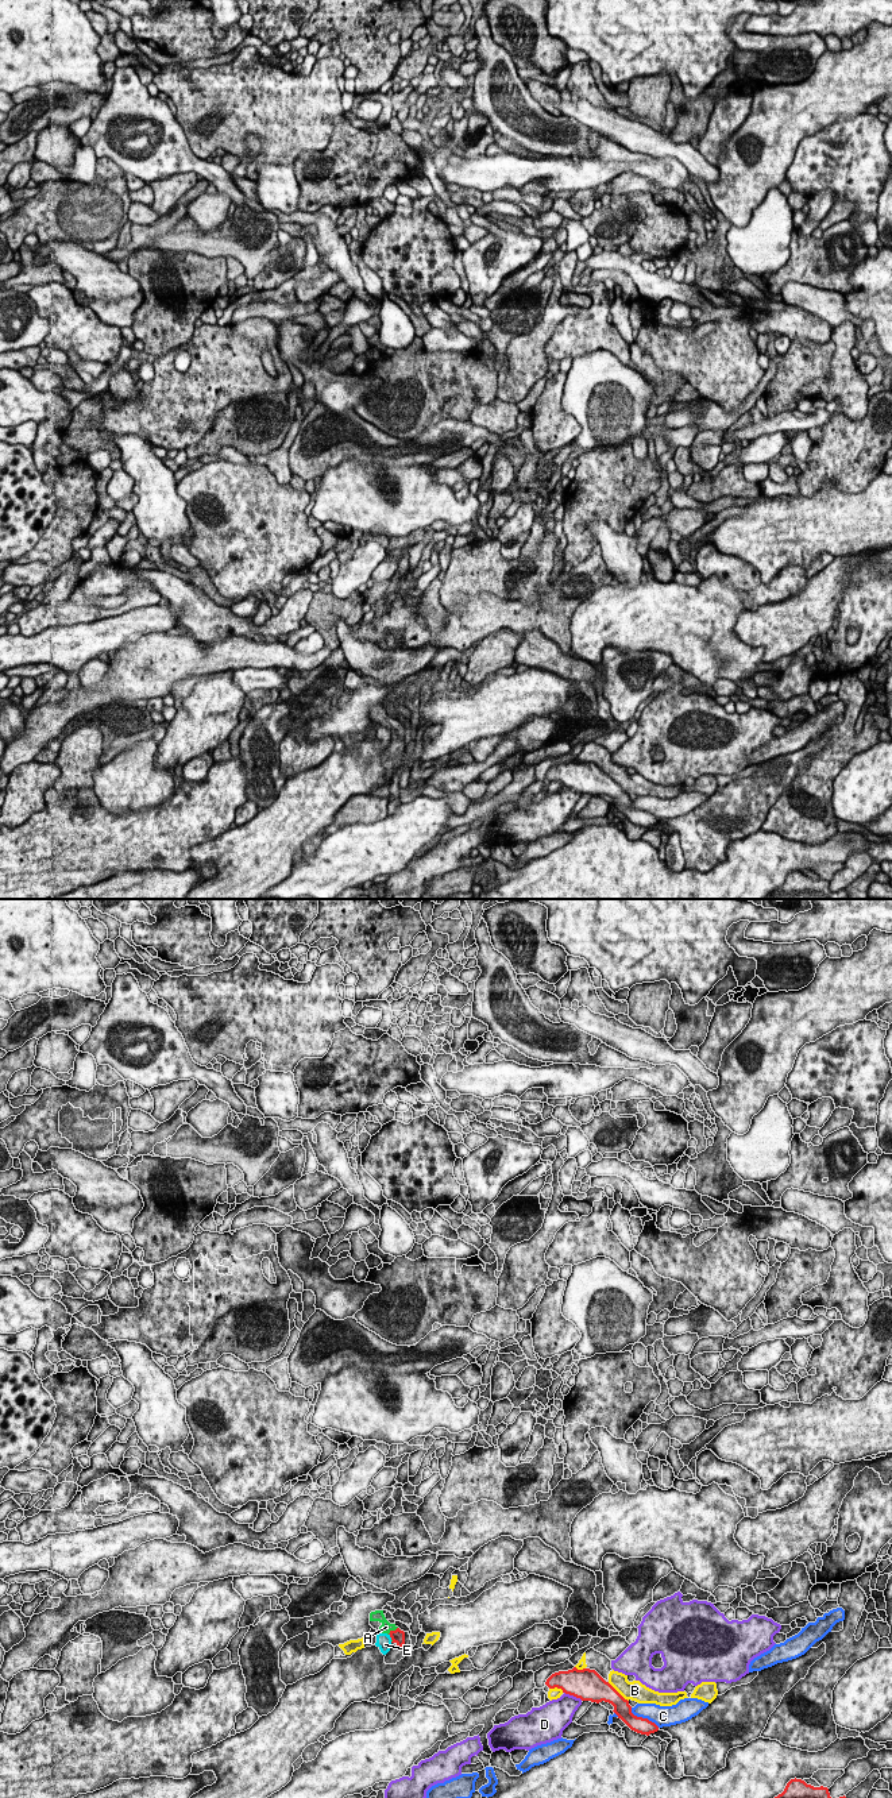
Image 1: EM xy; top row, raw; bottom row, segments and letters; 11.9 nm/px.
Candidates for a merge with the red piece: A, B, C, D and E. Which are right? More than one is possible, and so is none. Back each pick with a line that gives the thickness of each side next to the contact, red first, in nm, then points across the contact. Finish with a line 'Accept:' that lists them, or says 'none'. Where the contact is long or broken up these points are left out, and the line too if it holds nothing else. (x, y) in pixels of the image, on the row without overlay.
A: Thickness 160 nm (red) against 140 nm. Path across: xy (397, 729), (392, 724), (386, 720)
Accept: A

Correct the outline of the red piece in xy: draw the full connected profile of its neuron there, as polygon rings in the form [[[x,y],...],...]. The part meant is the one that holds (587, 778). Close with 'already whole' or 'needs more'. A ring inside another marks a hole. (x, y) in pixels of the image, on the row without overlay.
[[[574,760],[568,764],[552,767],[545,778],[549,782],[561,782],[563,786],[591,795],[609,795],[614,799],[614,806],[632,823],[649,829],[659,823],[659,819],[648,811],[637,810],[632,806],[629,794],[625,792],[609,775],[606,775],[595,763]]]; already whole

